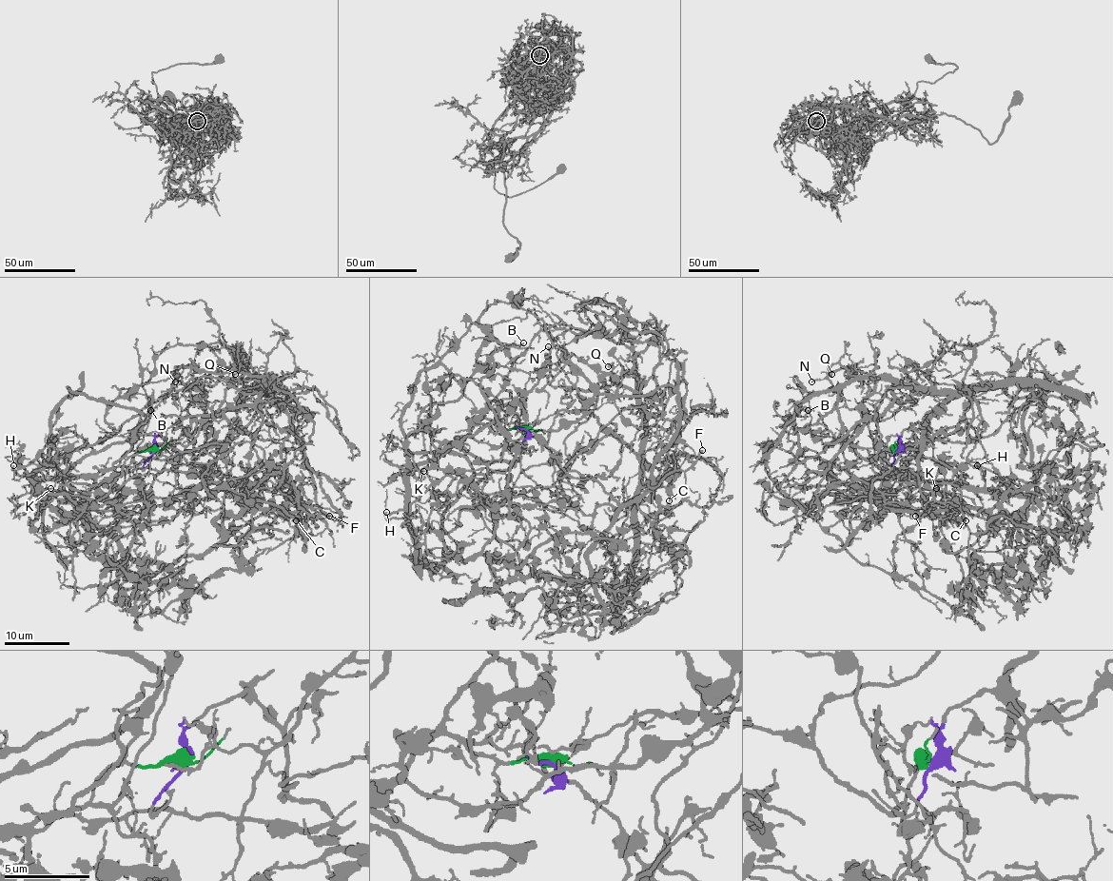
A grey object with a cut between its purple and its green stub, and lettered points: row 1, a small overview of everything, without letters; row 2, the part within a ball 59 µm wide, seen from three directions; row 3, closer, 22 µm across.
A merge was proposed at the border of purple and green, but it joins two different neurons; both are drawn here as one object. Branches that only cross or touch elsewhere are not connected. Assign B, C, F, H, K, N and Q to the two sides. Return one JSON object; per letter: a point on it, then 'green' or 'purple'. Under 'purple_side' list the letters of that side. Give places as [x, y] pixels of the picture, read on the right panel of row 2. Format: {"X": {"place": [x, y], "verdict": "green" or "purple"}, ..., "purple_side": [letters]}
{"B": {"place": [808, 410], "verdict": "green"}, "C": {"place": [966, 520], "verdict": "purple"}, "F": {"place": [915, 516], "verdict": "purple"}, "H": {"place": [977, 465], "verdict": "green"}, "K": {"place": [936, 488], "verdict": "green"}, "N": {"place": [811, 381], "verdict": "purple"}, "Q": {"place": [831, 374], "verdict": "purple"}, "purple_side": ["C", "F", "N", "Q"]}

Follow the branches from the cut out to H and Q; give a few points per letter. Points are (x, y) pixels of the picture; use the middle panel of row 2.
H: (527, 430), (500, 427), (481, 419), (436, 457), (411, 469), (404, 519), (387, 519), (383, 515), (387, 512)
Q: (527, 430), (561, 411), (589, 411), (637, 453), (644, 432), (642, 402), (612, 378), (612, 362), (608, 366)

